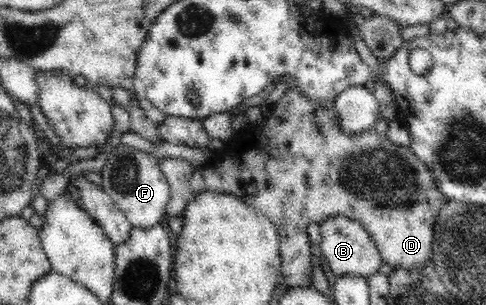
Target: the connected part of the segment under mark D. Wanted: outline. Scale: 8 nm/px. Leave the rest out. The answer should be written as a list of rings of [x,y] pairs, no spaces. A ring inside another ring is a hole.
[[[289,87],[275,104],[271,115],[264,119],[261,128],[249,128],[237,134],[243,149],[237,149],[239,159],[227,169],[219,167],[219,179],[223,181],[203,181],[207,179],[209,169],[197,167],[192,173],[189,185],[193,195],[199,192],[221,192],[237,196],[245,204],[268,217],[276,226],[280,237],[281,273],[284,283],[291,288],[312,287],[311,250],[307,225],[328,220],[332,217],[345,216],[365,226],[374,244],[379,250],[382,261],[393,269],[415,269],[424,266],[433,255],[433,223],[448,199],[437,189],[428,166],[417,159],[409,147],[395,145],[385,134],[377,133],[374,128],[363,133],[345,133],[340,128],[340,115],[337,114],[335,101],[313,101],[307,93]],[[265,171],[267,185],[255,185],[255,177],[261,177]]]

